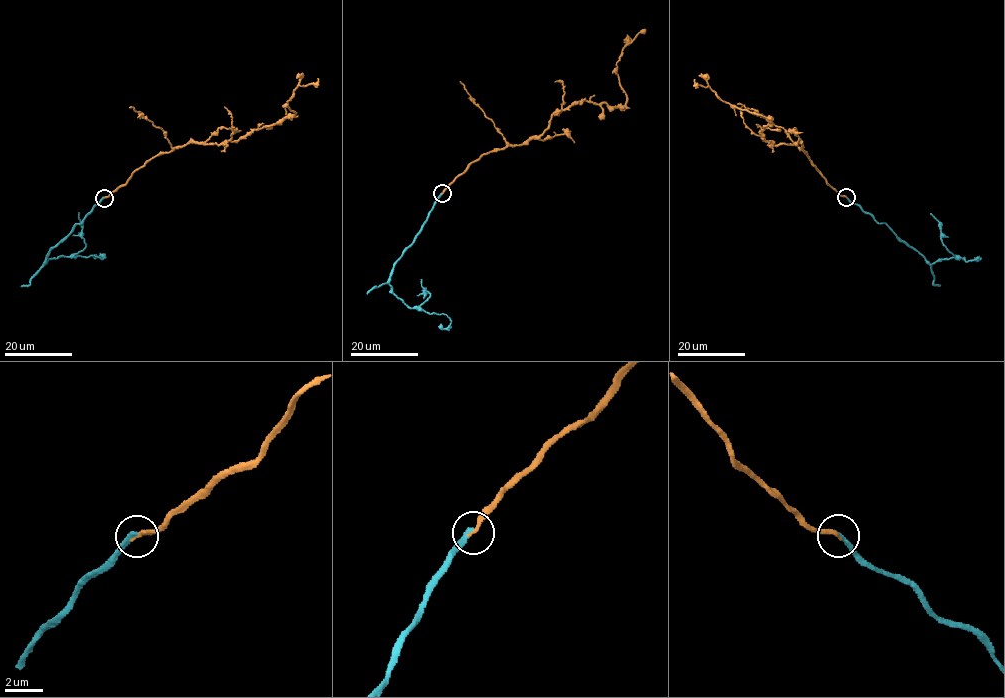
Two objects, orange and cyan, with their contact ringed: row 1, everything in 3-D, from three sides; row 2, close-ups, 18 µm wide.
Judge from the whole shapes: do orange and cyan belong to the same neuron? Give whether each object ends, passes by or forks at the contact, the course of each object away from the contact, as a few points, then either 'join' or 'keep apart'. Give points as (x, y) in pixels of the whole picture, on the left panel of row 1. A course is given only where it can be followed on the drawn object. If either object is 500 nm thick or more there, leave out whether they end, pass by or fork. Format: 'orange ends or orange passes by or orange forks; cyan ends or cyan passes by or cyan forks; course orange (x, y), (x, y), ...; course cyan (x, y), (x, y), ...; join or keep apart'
orange ends; cyan ends; course orange (104, 197), (157, 155), (189, 143), (236, 141), (292, 117), (296, 113), (287, 106), (293, 90), (319, 78); course cyan (104, 197), (50, 250), (44, 264), (49, 258), (73, 256), (85, 247), (78, 213); keep apart

